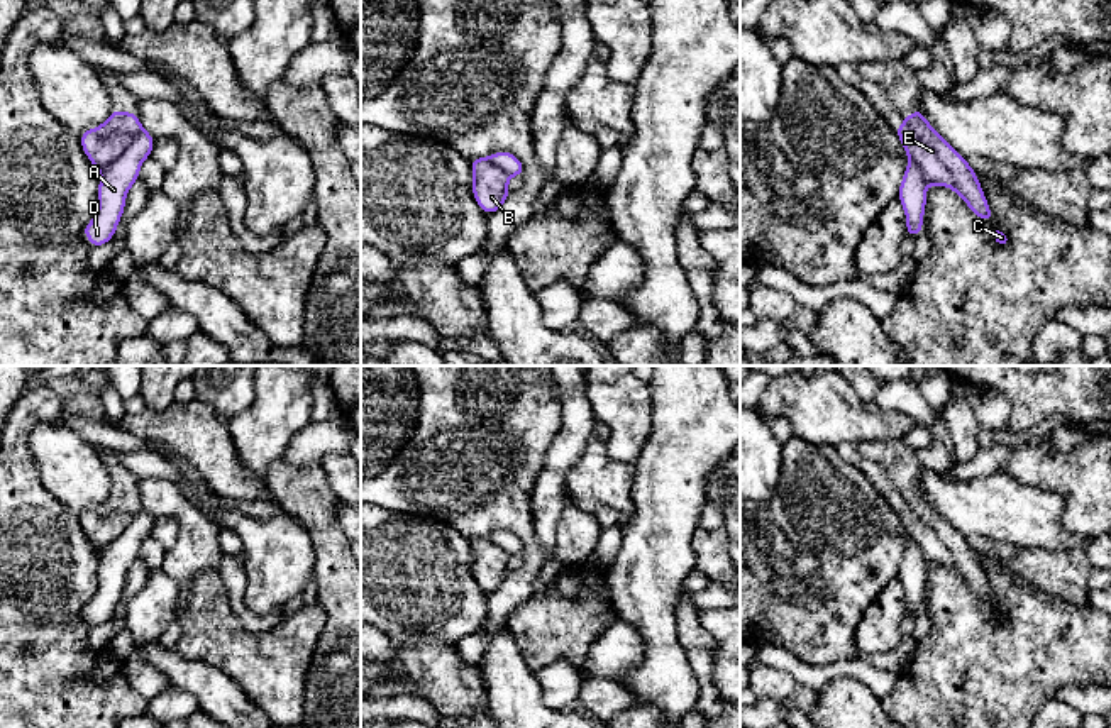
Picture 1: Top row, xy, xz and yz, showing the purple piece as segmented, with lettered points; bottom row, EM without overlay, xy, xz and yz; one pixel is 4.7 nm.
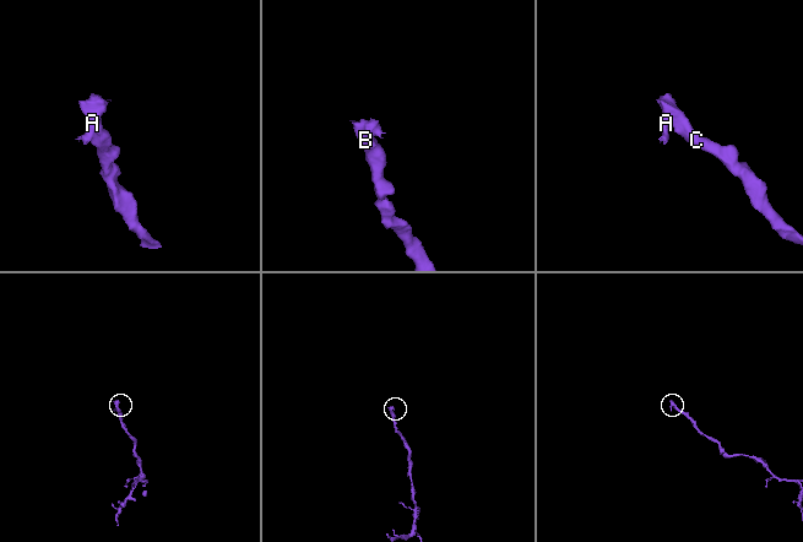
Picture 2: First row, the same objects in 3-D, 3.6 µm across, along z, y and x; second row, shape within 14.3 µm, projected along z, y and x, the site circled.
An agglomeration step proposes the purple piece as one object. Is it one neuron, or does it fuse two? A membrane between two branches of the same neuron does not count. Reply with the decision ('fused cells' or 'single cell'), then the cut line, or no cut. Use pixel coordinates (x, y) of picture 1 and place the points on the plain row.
fused cells; cut xy (143, 508), (100, 551)

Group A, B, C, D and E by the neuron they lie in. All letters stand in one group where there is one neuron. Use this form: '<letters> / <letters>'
A D / B C E

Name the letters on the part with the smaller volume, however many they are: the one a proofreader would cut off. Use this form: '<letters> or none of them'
A, D

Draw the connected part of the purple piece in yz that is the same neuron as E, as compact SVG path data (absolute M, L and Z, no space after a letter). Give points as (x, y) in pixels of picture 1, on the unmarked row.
M921 488L911 491L894 511L908 537L918 543L925 562L952 567L981 599L994 599L976 550L930 505Z

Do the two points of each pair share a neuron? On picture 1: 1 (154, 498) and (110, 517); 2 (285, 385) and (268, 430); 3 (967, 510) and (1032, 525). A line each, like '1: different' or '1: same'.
1: different
2: same
3: same

